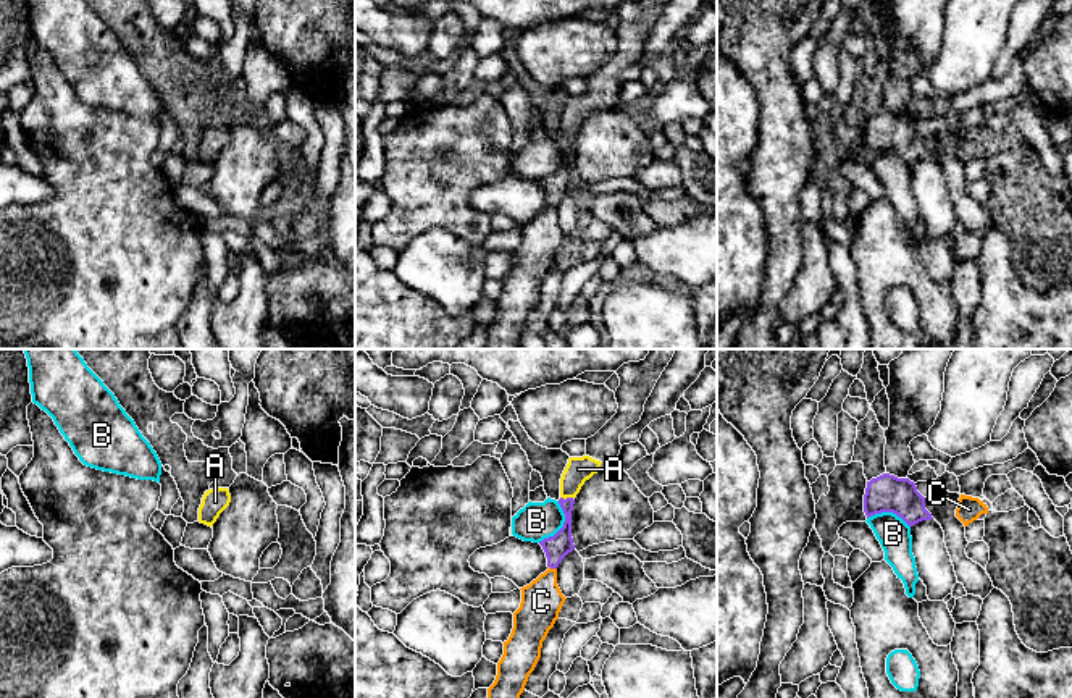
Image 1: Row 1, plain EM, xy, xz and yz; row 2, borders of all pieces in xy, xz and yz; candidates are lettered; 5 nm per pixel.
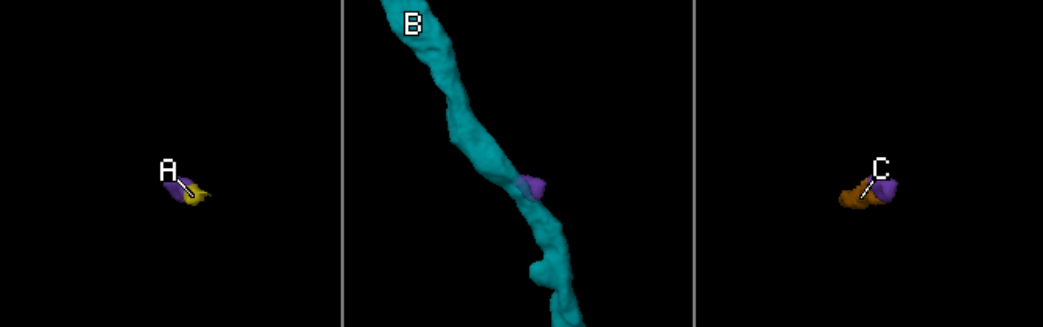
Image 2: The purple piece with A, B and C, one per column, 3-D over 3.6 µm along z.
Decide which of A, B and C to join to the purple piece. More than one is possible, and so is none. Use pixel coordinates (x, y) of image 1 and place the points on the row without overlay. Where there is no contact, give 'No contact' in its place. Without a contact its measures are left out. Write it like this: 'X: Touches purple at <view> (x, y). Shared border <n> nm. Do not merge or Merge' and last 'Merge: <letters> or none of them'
A: Touches purple at xz (567, 136). Shared border 60 nm. Merge
B: Touches purple at xz (564, 163). Shared border 240 nm. Do not merge
C: Touches purple at xz (552, 206). Shared border 40 nm. Merge
Merge: A, C

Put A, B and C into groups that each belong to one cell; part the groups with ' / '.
A C / B

